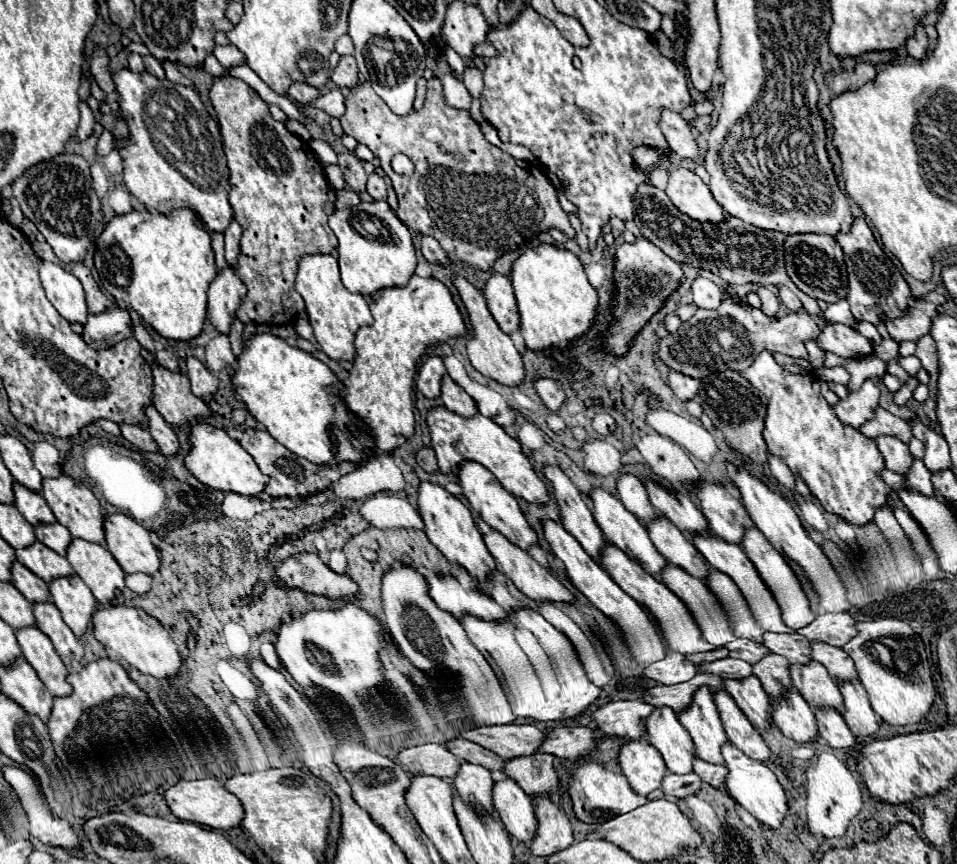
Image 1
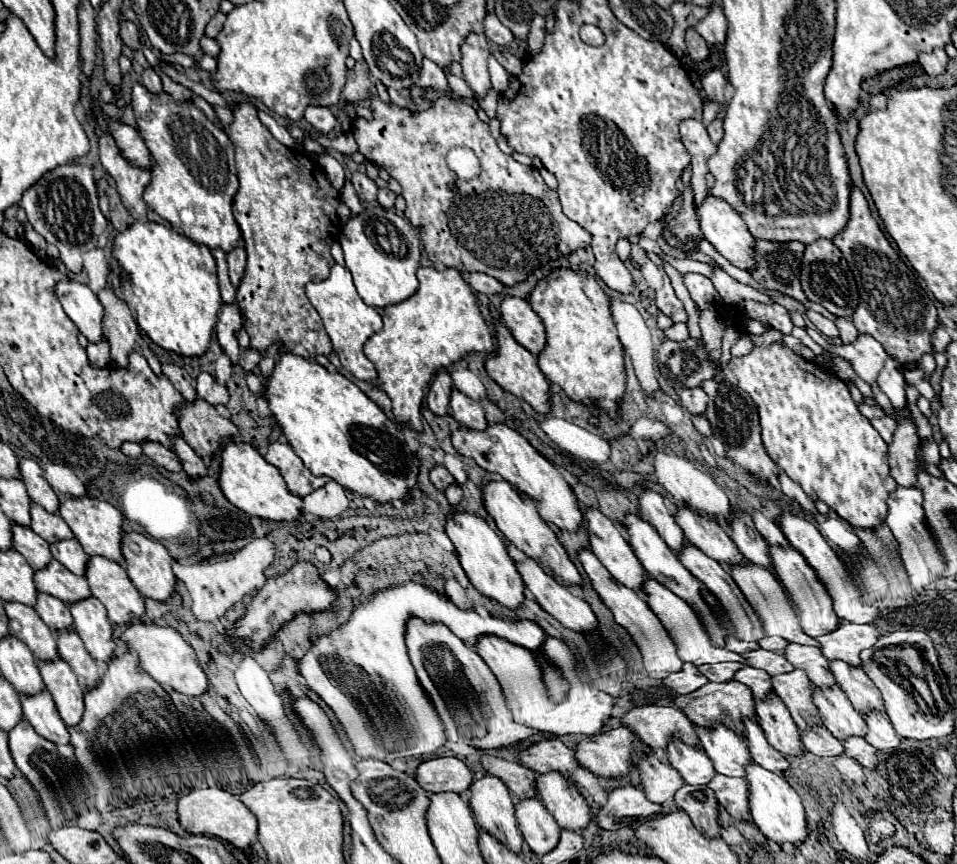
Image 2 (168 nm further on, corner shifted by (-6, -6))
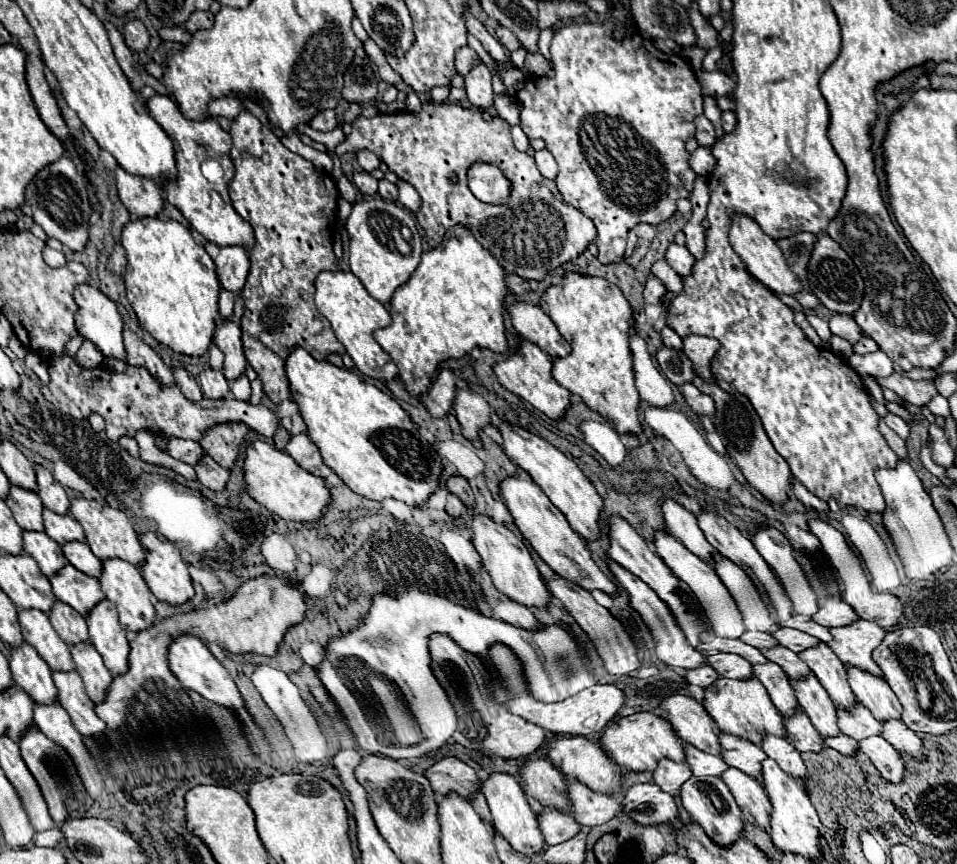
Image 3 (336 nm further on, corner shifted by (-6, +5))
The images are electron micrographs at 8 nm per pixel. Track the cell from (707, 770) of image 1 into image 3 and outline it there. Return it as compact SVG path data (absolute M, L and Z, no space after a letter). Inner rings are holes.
M730 767L722 773L722 781L732 791L744 819L760 829L770 827L770 799L766 799L766 789L762 783L740 769Z

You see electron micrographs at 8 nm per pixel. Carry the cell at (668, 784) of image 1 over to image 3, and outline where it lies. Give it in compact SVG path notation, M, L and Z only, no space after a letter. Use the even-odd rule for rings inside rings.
M692 775L680 789L680 799L684 803L684 809L690 813L690 817L704 829L704 833L720 847L730 847L734 845L742 833L744 833L744 819L742 811L736 805L730 789L720 777L710 777L710 779L698 779Z

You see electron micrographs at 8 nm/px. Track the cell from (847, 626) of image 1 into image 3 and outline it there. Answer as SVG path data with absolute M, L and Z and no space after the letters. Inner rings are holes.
M858 619L852 625L830 629L832 643L830 649L840 657L844 665L852 665L870 675L882 677L882 669L874 663L872 651L882 643L886 631L872 621Z

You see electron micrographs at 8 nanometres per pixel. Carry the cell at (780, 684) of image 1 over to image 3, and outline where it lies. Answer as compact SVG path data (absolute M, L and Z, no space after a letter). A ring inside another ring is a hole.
M808 675L800 681L792 681L792 685L802 711L810 717L818 733L822 737L840 735L836 705L832 703L830 695L826 695L826 689L820 685L820 681L814 675Z

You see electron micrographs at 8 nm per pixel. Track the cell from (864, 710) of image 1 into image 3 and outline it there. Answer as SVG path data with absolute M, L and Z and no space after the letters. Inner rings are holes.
M894 719L886 721L882 737L896 751L900 751L902 755L908 755L910 759L918 759L918 761L926 759L926 749L924 749L922 739L914 731L910 731L902 721L894 721Z

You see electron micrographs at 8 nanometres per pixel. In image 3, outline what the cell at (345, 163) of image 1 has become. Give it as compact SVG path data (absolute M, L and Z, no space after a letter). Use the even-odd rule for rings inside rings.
M362 171L362 173L354 173L354 185L360 189L360 193L364 193L364 195L376 195L376 191L378 191L378 181L370 175L370 173L366 173L366 171Z

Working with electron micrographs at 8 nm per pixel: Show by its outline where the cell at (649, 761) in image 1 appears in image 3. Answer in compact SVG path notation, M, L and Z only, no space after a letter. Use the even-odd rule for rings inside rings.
M662 759L654 771L654 783L666 793L676 793L690 777L692 771L688 763L676 763L670 759Z

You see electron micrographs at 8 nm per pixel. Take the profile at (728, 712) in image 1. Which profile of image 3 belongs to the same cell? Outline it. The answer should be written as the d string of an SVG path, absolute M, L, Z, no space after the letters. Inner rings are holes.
M764 735L762 749L770 759L774 759L780 765L782 771L792 775L794 779L800 779L800 781L808 779L808 771L806 771L806 765L802 761L800 753L790 745L790 741L786 737Z

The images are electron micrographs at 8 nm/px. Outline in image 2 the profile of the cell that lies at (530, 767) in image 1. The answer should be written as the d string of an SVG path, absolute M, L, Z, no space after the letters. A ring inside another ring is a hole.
M554 770L546 774L536 774L534 786L538 790L540 802L554 816L560 828L582 832L588 826L592 812L586 800L578 794L576 786L572 786L560 772Z

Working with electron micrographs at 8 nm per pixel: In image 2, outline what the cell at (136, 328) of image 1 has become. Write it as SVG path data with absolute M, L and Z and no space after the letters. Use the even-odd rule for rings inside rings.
M102 289L98 292L98 300L104 306L104 320L102 320L102 328L104 328L104 336L108 338L112 350L112 362L118 366L126 366L126 356L130 352L138 352L142 356L146 356L150 368L160 374L160 362L154 356L154 352L148 348L148 344L144 342L140 328L136 324L136 320L132 318L130 308L116 298L116 294L112 289Z

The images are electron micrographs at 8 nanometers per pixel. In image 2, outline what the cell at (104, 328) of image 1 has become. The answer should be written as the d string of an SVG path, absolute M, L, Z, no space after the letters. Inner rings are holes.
M102 338L102 342L88 344L86 350L88 350L88 358L94 366L102 368L102 366L110 364L110 342L106 342L106 338Z

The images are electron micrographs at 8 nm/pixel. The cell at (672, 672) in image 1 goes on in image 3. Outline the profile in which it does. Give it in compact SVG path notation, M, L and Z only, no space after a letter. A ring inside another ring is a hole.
M702 665L698 669L690 669L688 675L686 675L686 681L690 685L700 685L702 689L710 687L710 683L714 683L714 679L718 679L718 673L710 665Z

